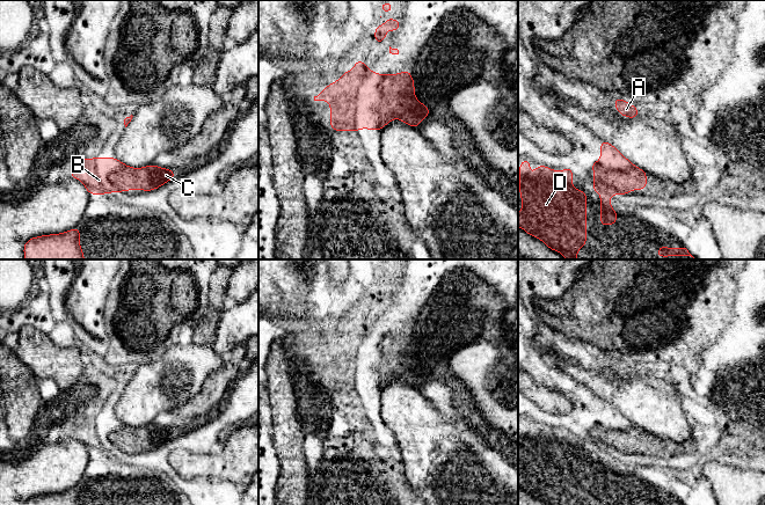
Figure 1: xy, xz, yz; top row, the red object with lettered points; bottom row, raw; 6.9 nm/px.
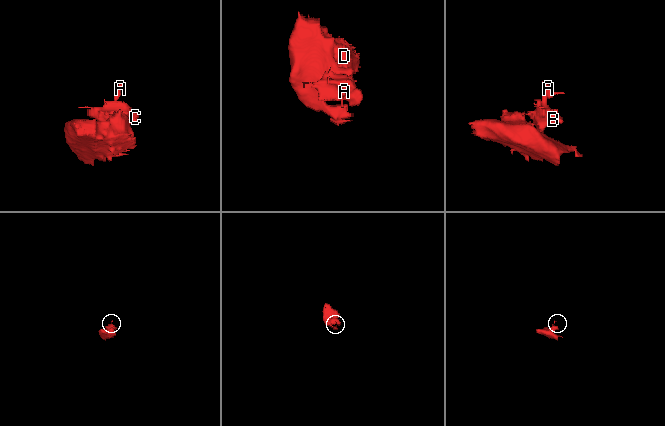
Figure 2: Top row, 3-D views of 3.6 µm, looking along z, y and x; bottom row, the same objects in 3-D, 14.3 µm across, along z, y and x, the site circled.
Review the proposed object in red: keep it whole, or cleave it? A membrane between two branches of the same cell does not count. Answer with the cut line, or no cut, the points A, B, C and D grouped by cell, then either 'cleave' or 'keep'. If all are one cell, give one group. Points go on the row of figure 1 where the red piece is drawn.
no cut; A B C D; keep

